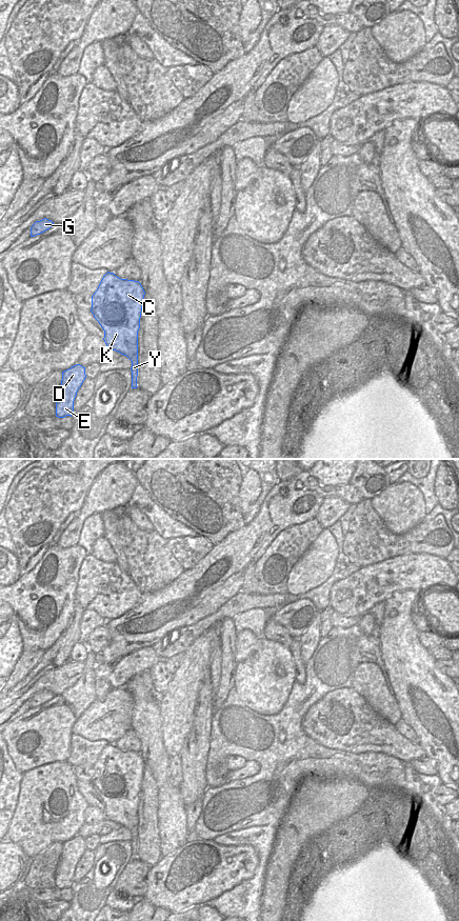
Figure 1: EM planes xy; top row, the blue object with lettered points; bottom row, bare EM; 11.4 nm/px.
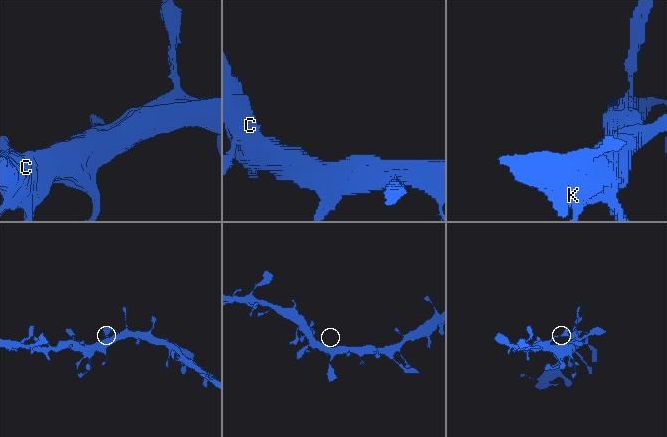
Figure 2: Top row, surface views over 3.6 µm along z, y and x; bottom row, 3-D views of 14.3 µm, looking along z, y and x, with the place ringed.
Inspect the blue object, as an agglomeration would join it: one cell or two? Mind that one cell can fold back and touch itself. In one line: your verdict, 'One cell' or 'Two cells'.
One cell

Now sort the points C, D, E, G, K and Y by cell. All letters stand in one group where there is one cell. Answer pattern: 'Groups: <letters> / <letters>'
Groups: C D E G K Y

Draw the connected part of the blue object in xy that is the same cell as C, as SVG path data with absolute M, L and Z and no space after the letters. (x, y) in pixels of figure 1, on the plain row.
M107 743L92 767L91 783L104 802L106 819L126 827L132 833L132 860L137 860L138 802L145 763L139 753L121 750Z

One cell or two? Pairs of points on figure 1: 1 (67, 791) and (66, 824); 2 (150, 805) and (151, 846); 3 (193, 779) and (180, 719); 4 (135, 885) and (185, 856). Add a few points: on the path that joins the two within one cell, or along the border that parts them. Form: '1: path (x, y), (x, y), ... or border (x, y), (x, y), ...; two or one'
1: path (66, 799), (66, 816); one
2: path (150, 816), (150, 836); one
3: border (193, 716), (191, 729), (178, 755); two
4: border (151, 867), (146, 875), (146, 892), (143, 896); two

